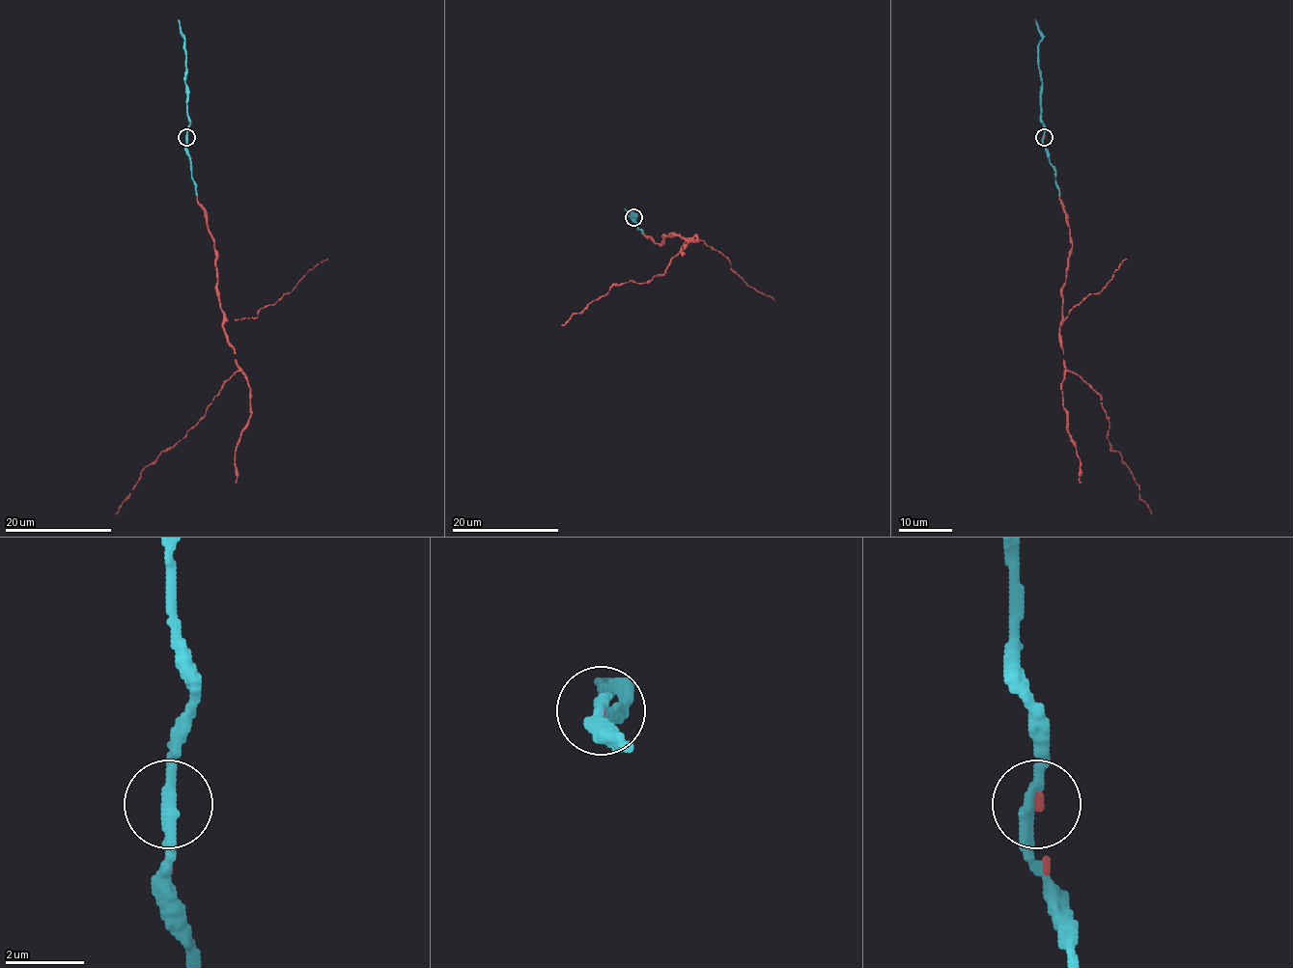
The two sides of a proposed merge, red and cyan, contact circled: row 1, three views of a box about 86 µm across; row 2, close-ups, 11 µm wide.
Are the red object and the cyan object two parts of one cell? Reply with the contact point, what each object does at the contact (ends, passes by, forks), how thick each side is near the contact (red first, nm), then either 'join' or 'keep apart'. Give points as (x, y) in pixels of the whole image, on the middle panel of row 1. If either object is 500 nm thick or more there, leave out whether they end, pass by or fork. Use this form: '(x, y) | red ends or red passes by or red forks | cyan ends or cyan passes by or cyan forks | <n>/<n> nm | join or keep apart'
(633, 217) | red ends | cyan passes by | 180/320 nm | join

